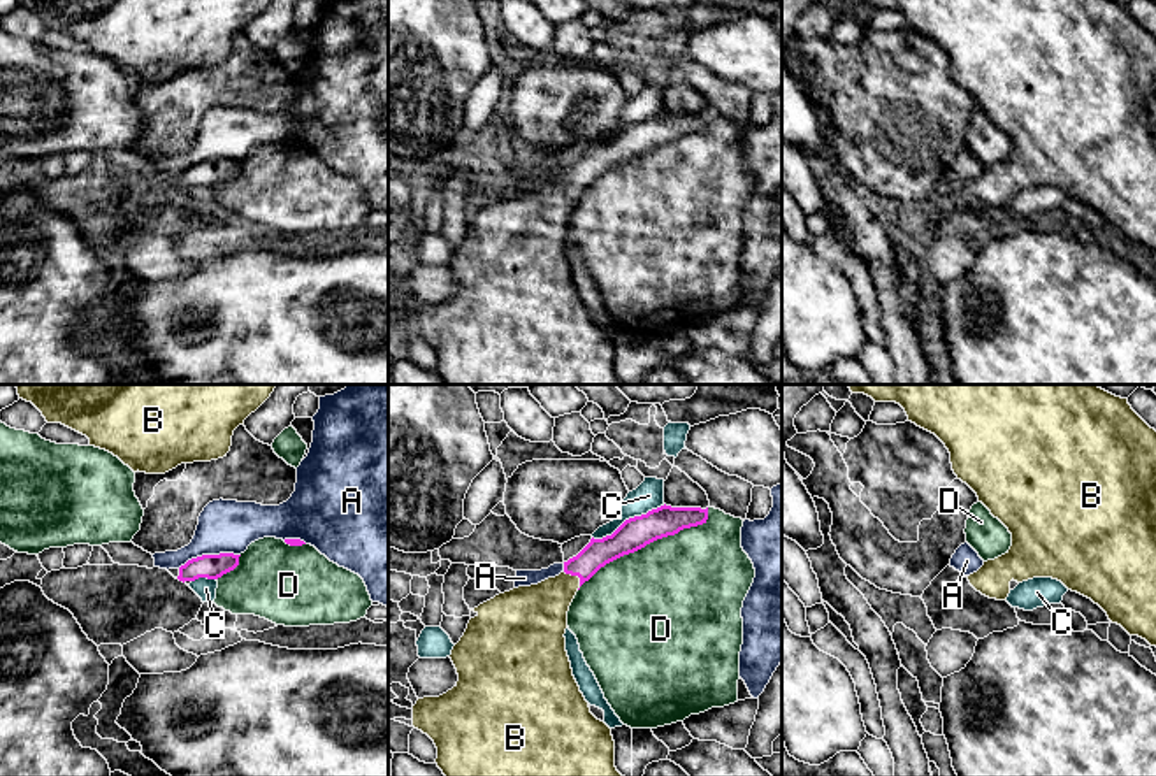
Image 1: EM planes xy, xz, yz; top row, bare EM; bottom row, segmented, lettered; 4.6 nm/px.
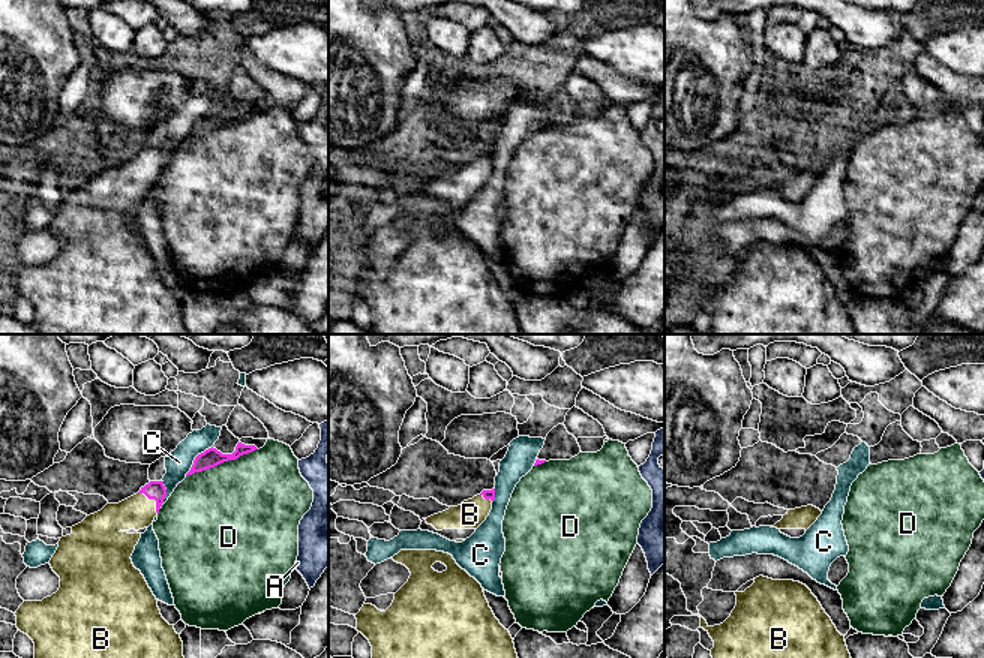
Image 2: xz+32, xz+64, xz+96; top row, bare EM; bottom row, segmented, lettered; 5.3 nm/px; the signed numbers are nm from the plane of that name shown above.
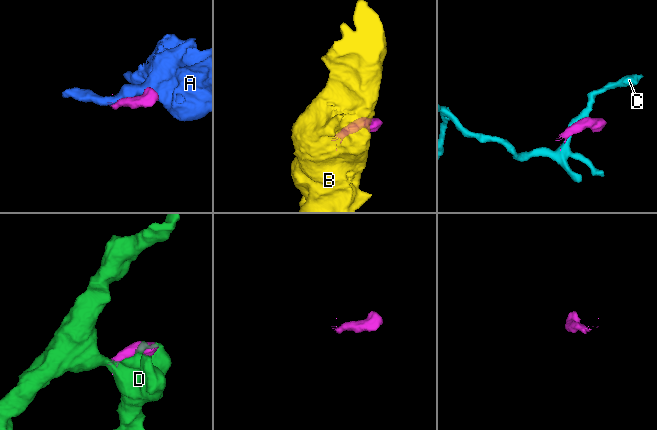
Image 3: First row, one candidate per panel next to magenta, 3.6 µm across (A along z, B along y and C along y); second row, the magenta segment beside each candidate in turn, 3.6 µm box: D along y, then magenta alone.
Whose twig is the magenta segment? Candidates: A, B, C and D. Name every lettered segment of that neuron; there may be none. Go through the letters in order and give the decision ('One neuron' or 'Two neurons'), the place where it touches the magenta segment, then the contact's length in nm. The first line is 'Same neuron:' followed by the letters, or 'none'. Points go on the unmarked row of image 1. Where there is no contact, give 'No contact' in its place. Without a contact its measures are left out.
Same neuron: B
A: Two neurons. Touches magenta at xy (208, 162). Shared border 300 nm
B: One neuron. Touches magenta at xz (577, 181). Shared border 110 nm
C: Two neurons. Touches magenta at xz (629, 125). Shared border 360 nm
D: Two neurons. Touches magenta at xz (647, 150). Shared border 700 nm

